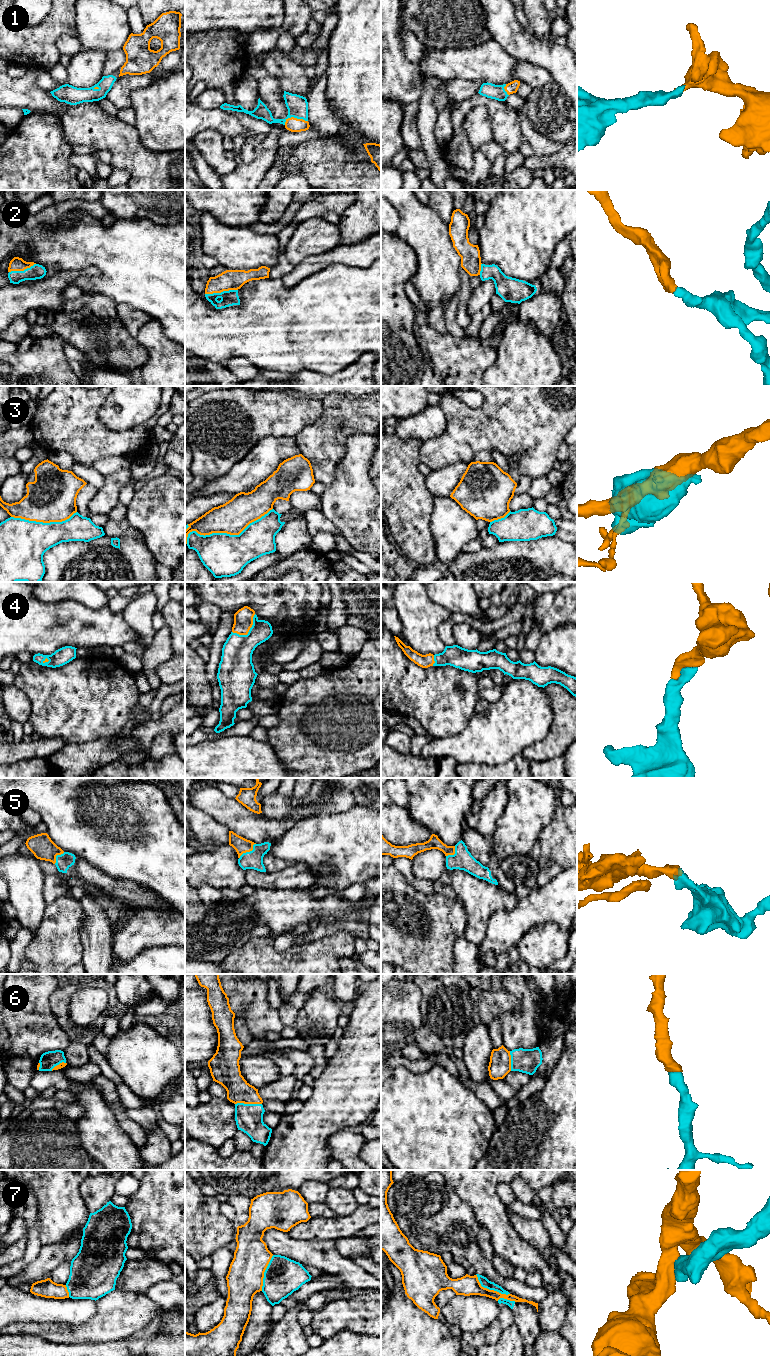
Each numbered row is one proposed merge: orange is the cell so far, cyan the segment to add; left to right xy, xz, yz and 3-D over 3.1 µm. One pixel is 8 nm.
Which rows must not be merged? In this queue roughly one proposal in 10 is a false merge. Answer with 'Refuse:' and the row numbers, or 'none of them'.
Refuse: 3, 7

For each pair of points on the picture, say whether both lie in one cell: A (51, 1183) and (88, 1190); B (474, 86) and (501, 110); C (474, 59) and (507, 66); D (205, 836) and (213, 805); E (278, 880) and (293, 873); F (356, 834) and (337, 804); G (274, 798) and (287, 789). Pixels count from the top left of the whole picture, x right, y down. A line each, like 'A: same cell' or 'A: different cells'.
A: different cells
B: different cells
C: same cell
D: different cells
E: same cell
F: different cells
G: different cells

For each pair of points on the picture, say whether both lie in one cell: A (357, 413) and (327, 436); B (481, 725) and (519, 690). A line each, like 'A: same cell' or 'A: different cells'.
A: same cell
B: same cell

